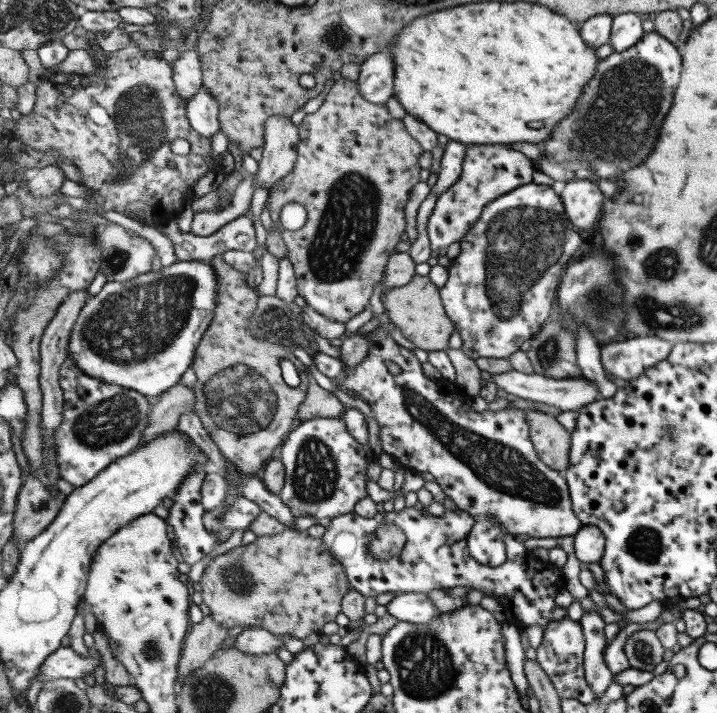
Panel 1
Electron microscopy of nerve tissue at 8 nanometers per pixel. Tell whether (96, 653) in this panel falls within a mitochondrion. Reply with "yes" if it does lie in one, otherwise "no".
no

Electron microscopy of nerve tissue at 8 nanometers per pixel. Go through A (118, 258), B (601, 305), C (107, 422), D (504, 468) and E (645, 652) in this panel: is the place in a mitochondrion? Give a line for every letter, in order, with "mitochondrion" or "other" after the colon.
A: mitochondrion
B: mitochondrion
C: mitochondrion
D: mitochondrion
E: mitochondrion

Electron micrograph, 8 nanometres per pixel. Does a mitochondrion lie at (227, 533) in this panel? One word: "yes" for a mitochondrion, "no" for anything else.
no

